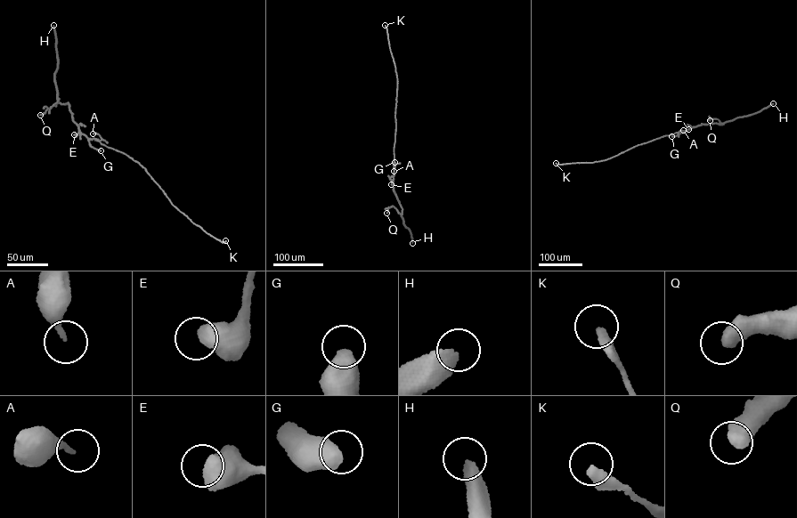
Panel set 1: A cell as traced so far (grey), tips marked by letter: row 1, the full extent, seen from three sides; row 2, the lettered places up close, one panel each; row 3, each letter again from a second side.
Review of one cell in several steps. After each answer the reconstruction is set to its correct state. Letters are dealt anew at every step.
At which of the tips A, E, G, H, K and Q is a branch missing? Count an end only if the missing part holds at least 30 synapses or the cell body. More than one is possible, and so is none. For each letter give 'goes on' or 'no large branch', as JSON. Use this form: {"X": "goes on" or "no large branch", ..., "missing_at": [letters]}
{"A": "no large branch", "E": "no large branch", "G": "no large branch", "H": "no large branch", "K": "no large branch", "Q": "no large branch", "missing_at": []}

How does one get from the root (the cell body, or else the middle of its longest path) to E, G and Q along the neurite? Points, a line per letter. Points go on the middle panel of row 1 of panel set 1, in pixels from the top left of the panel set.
E: (394, 149), (394, 175), (391, 184)
G: (394, 149), (394, 174), (394, 162)
Q: (394, 149), (394, 190), (402, 214), (393, 206), (386, 213)

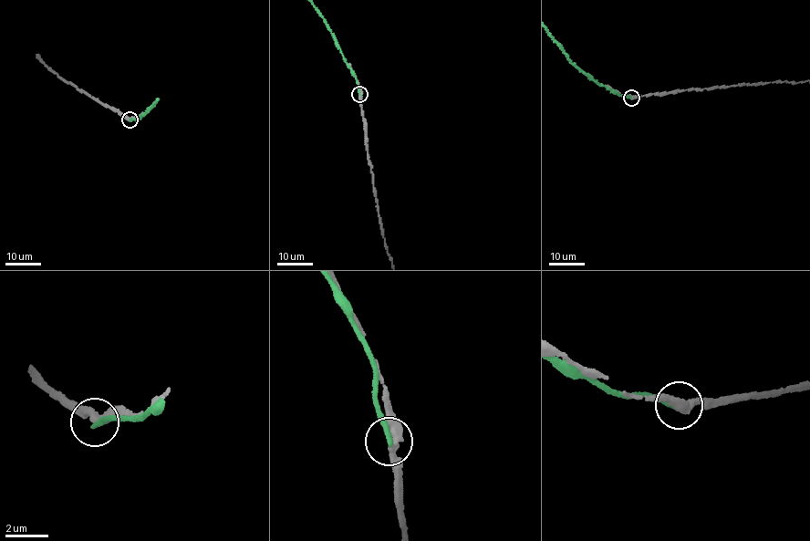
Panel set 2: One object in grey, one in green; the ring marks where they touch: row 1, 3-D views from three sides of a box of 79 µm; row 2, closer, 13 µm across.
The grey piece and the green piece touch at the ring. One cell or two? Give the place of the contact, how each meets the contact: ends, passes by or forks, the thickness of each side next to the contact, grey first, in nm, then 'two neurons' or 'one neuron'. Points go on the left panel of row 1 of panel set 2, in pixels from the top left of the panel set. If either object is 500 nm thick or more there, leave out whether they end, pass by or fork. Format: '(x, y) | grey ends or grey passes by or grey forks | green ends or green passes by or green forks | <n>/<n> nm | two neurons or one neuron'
(129, 119) | grey passes by | green ends | 380/280 nm | two neurons

